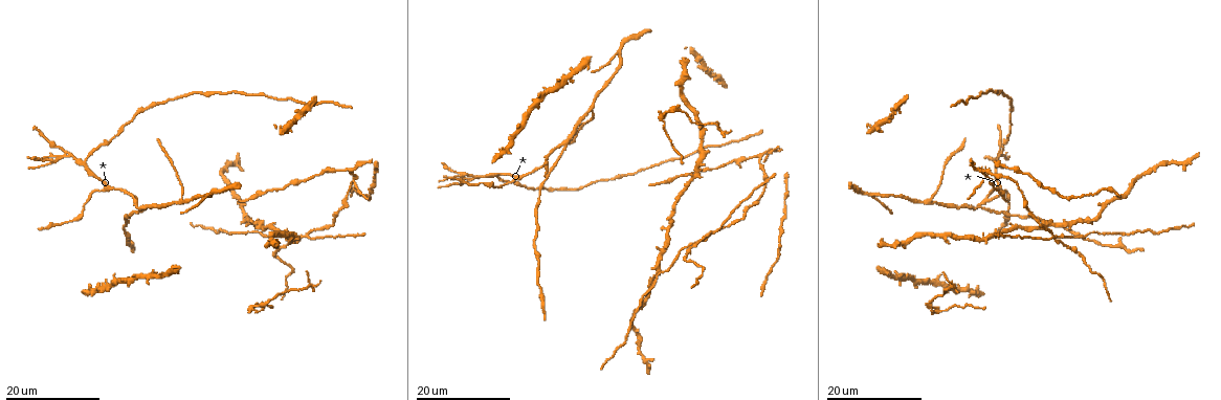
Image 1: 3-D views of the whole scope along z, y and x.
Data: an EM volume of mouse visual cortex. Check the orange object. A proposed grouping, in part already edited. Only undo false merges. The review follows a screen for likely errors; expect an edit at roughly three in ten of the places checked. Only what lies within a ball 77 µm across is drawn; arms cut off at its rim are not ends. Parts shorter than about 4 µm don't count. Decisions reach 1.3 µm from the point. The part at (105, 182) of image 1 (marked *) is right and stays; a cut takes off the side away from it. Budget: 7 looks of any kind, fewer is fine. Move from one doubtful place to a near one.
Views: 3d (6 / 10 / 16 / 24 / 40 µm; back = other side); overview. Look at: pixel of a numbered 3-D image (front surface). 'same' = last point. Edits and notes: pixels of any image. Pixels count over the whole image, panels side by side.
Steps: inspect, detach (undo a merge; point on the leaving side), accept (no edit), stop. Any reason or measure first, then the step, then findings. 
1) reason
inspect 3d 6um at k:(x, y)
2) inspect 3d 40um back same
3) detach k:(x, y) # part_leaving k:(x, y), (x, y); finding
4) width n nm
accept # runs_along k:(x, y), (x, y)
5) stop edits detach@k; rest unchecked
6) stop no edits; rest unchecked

inspect 3d 16um at 1:(965, 207)

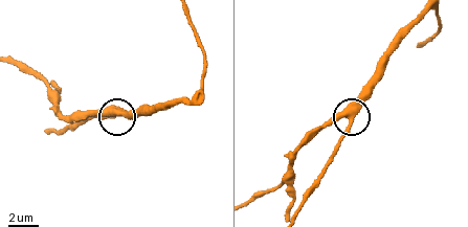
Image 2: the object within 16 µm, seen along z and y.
inspect 3d 6um at 2:(351, 121)

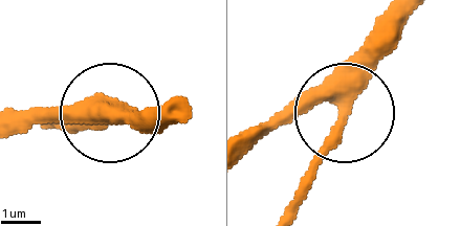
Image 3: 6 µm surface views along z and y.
width 390 nm
accept # one cell here

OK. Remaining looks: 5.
three-way junction
inspect 3d 16um at 1:(83, 161)

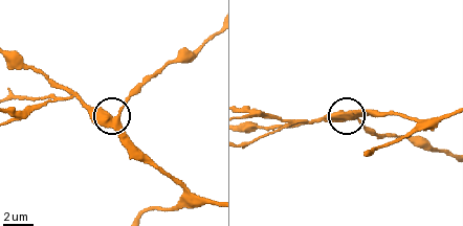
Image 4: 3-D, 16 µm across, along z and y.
inspect 3d 10um at 4:(352, 119)

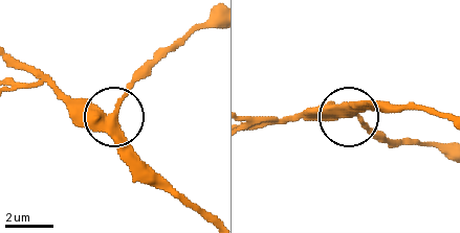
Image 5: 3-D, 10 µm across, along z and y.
side_arm 14 um
accept # runs_along 5:(200, 214), (134, 148), (115, 120), (80, 116), (58, 100); continuous, no second cell

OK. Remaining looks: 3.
inspect 3d 24um at 1:(947, 240)

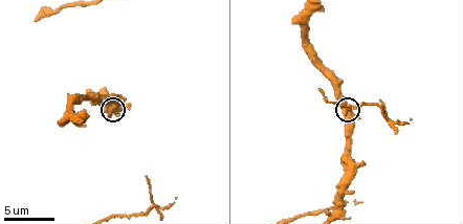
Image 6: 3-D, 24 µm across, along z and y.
inspect 3d 6um at 6:(112, 107)

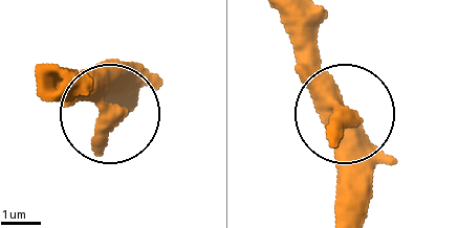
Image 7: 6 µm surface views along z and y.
accept # one cell here

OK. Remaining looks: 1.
stop no edits; rest unchecked

